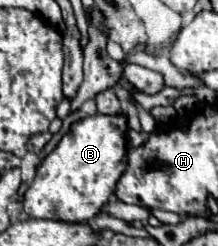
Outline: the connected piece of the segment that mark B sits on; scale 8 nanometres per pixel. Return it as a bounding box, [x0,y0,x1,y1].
[24,116,126,224]

